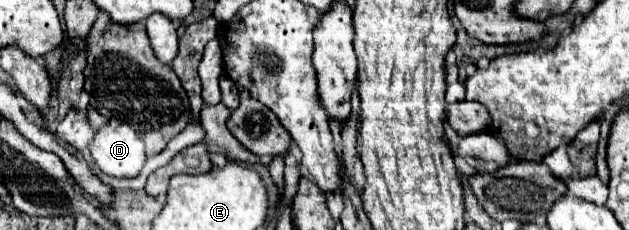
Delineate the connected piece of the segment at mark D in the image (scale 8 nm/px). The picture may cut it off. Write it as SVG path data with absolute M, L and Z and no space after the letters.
M126 123L104 125L90 141L90 155L106 175L134 177L146 163L144 143Z

